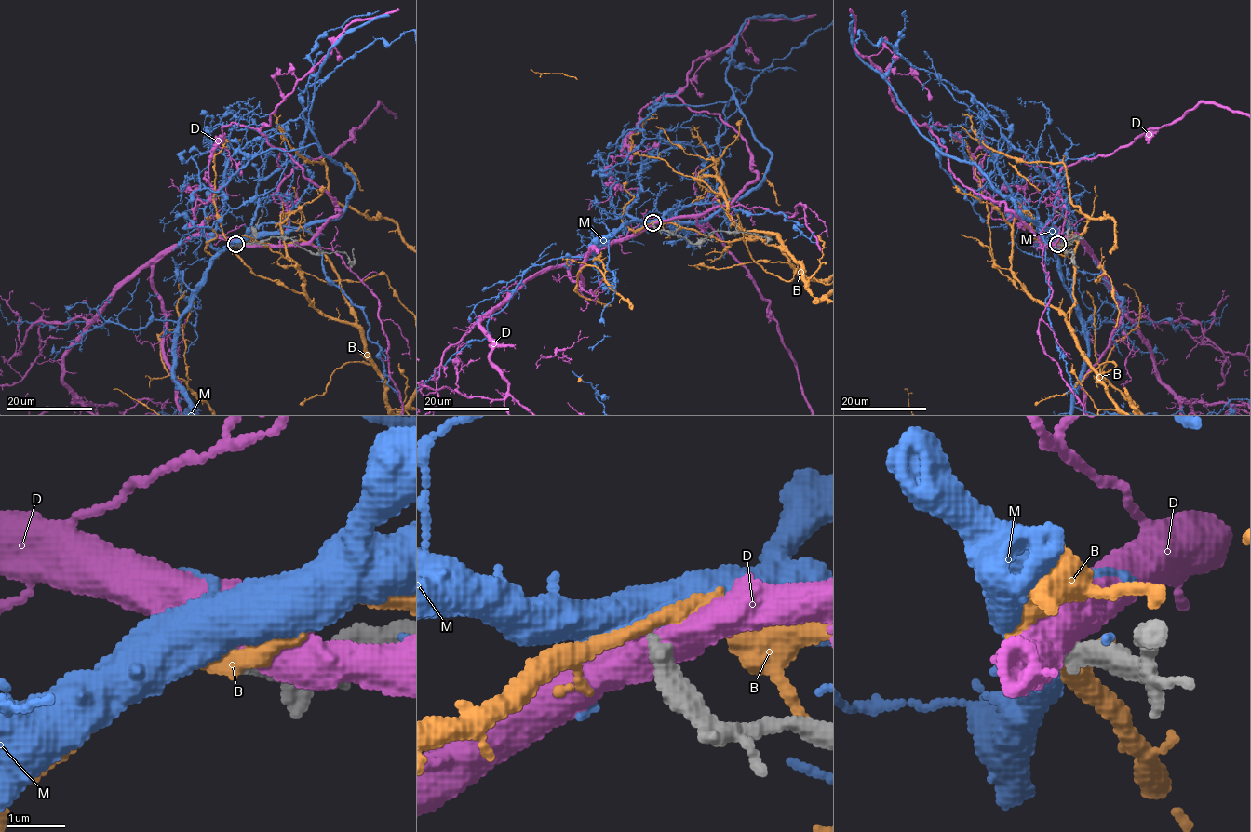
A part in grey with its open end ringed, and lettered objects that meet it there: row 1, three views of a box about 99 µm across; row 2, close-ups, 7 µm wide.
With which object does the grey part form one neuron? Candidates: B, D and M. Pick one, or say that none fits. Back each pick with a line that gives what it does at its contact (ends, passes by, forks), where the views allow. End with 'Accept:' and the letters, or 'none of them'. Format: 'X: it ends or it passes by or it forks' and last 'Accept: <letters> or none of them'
Accept: none of them

